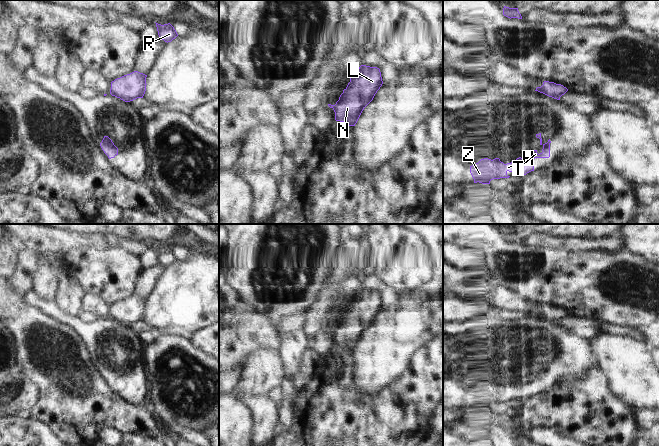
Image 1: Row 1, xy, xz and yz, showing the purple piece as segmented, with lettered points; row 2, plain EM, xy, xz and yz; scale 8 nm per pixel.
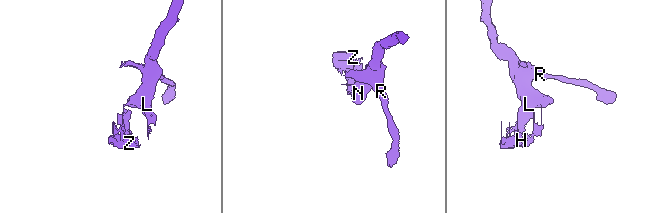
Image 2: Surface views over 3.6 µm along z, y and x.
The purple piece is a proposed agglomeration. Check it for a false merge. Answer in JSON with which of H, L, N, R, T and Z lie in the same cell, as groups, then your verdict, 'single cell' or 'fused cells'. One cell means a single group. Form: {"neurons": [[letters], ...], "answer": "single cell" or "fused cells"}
{"neurons": [["H", "T", "Z"], ["L", "N", "R"]], "answer": "fused cells"}

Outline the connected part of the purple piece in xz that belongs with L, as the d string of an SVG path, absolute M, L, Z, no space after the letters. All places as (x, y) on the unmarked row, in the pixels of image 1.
M361 289L333 332L335 344L355 350L364 332L373 324L382 310L380 293Z

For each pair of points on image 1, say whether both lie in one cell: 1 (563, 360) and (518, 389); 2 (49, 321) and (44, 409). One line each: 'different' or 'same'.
1: same
2: same

